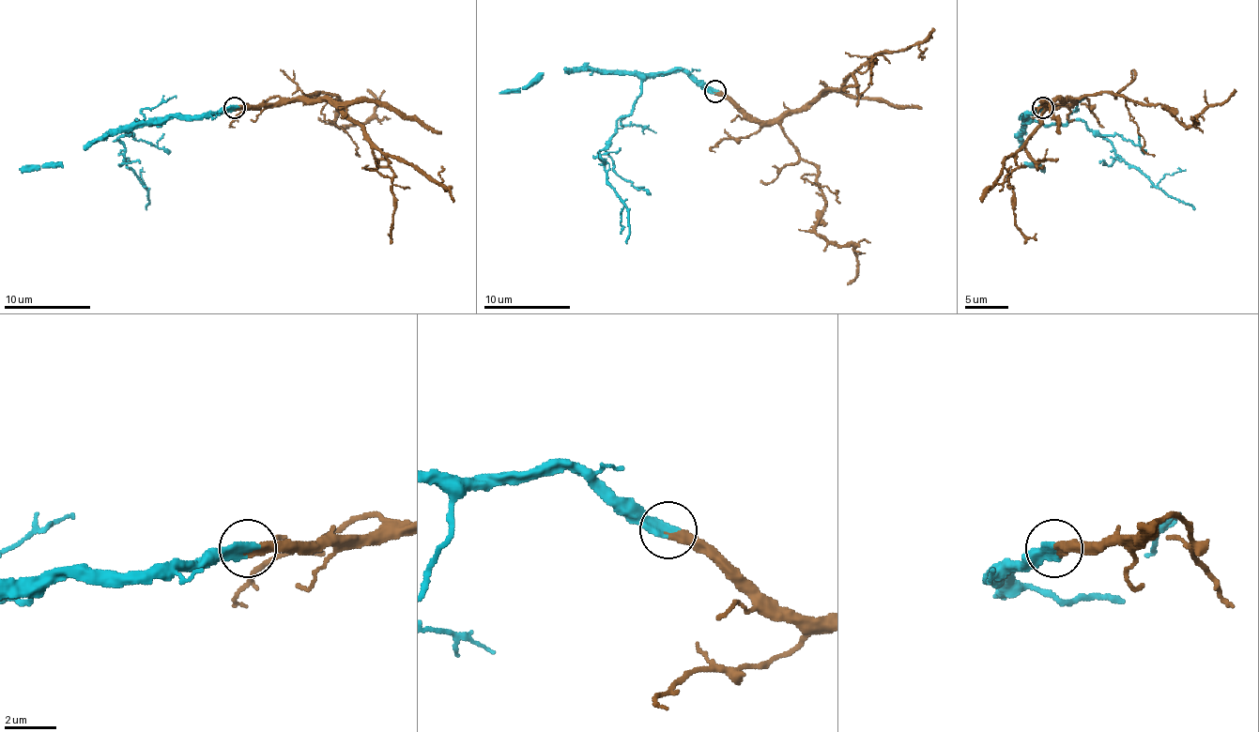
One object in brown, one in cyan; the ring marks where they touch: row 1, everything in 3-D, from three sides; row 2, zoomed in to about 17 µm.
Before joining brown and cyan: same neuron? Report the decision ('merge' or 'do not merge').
merge

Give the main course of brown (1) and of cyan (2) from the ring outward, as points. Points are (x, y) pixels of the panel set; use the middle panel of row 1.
1: (715, 92), (754, 117), (776, 122), (818, 170), (824, 211), (815, 229), (854, 251), (856, 274), (848, 282)
2: (715, 92), (681, 69), (652, 72), (637, 102), (618, 120), (598, 155), (606, 183), (628, 213), (626, 244)

